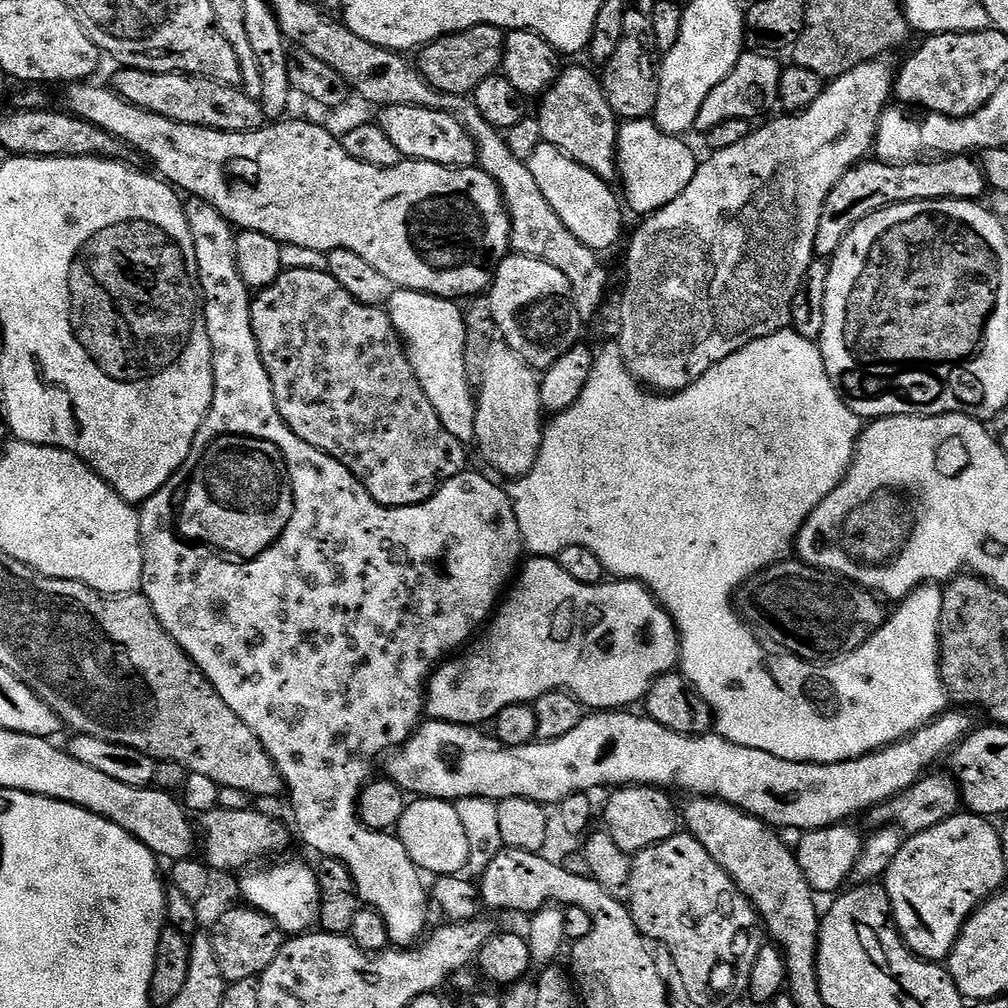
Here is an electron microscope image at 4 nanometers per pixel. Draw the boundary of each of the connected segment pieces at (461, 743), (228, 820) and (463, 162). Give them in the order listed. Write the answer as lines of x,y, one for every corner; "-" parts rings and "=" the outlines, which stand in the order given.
596,710
591,714
585,715
584,720
578,726
574,726
574,730
570,730
570,734
562,734
562,738
557,740
545,740
543,742
533,742
530,744
523,744
522,746
506,746
501,744
496,739
495,735
488,736
476,726
469,726
467,724
448,724
444,720
429,719
427,722
421,723
420,727
412,733
412,737
406,743
400,745
387,757
388,772
386,772
387,779
393,780
403,792
411,794
416,798
427,798
429,800
446,800
455,802
457,800
465,800
471,796
485,796
487,800
495,800
497,802
502,800
509,800
510,798
526,798
534,801
536,804
542,805
559,805
560,801
570,798
579,792
591,793
592,788
604,788
607,784
611,786
655,786
665,790
671,789
671,784
677,784
680,788
685,788
686,791
692,792
693,797
698,796
715,796
718,800
724,800
727,804
733,804
736,808
741,808
744,812
749,812
751,816
756,816
759,820
764,821
769,826
775,826
777,829
785,830
784,828
800,828
799,830
819,830
822,828
829,828
831,824
839,824
847,821
848,816
856,816
867,813
868,809
875,808
878,804
884,804
890,798
894,798
900,792
906,791
908,788
915,786
916,781
921,776
925,775
933,767
935,760
940,760
949,755
952,749
973,731
974,723
967,711
964,710
945,711
943,714
936,717
931,724
916,729
911,736
894,744
889,744
887,748
880,749
879,752
869,752
867,756
860,756
857,760
843,760
837,764
807,764
806,762
798,762
797,760
787,760
786,758
778,758
774,754
770,754
766,750
754,750
747,748
741,744
730,742
725,736
719,734
705,734
702,736
683,736
674,730
666,730
666,726
662,726
658,722
654,722
646,714
639,714
635,716
632,710
=
217,806
209,812
199,813
198,836
202,841
202,852
204,848
204,863
217,873
239,873
260,862
255,860
260,860
263,856
276,856
288,848
287,830
278,821
271,820
266,813
255,812
251,807
246,810
230,810
=
390,106
379,109
378,123
390,142
398,146
401,157
434,162
447,168
471,168
477,163
476,141
463,124
448,112
418,106

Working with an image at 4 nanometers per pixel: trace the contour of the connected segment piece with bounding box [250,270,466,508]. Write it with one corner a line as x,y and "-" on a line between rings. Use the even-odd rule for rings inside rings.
318,270
281,271
276,281
268,288
259,289
255,296
256,301
250,304
250,310
252,306
250,325
253,338
258,342
258,350
262,354
266,374
270,374
270,386
274,390
274,402
278,406
280,416
286,422
286,426
290,426
290,430
298,434
298,438
302,438
302,442
342,462
342,466
346,466
346,470
354,474
360,487
365,488
370,498
374,498
374,502
378,502
383,508
405,508
426,502
446,482
450,482
458,473
465,471
465,445
458,438
454,438
454,434
450,434
446,426
442,426
442,418
438,418
438,410
434,410
430,398
426,398
426,390
422,390
410,366
408,353
404,351
401,333
383,307
375,308
358,302
332,275
327,271
319,272

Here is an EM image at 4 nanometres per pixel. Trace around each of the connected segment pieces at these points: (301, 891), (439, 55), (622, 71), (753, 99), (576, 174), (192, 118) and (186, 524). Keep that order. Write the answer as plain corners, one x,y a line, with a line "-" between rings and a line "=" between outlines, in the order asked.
296,860
289,864
276,864
273,868
259,868
245,871
239,877
243,903
265,912
285,934
307,933
317,923
320,911
320,891
315,871
=
479,24
453,36
443,36
419,49
418,67
426,82
451,96
468,96
486,78
497,75
504,62
505,29
=
630,10
624,23
624,37
618,44
614,58
603,65
602,83
606,102
621,121
646,120
655,113
660,89
660,65
662,53
655,41
655,28
647,11
=
748,50
741,55
734,66
734,70
714,90
710,90
710,98
702,102
702,110
698,110
695,131
707,134
711,128
718,126
718,122
730,122
730,118
742,118
755,121
756,116
777,107
780,99
779,84
782,64
776,61
777,57
755,50
=
546,142
538,146
527,165
550,206
580,242
593,252
602,254
619,240
622,232
622,204
607,181
598,178
556,146
=
137,68
119,69
114,90
147,112
170,118
179,124
202,126
219,132
256,132
265,127
264,111
259,100
250,98
243,87
220,84
202,76
189,76
183,72
143,72
=
219,436
200,455
192,479
183,489
174,524
181,537
189,542
199,542
228,558
255,560
283,534
295,509
292,480
278,446
249,436

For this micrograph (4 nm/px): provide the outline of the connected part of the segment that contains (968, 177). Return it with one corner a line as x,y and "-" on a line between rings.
971,155
932,158
929,164
868,164
861,162
849,170
830,190
826,206
822,206
822,222
818,222
818,238
814,238
816,256
831,258
842,246
846,234
870,214
891,204
911,200
979,201
986,192
984,170

